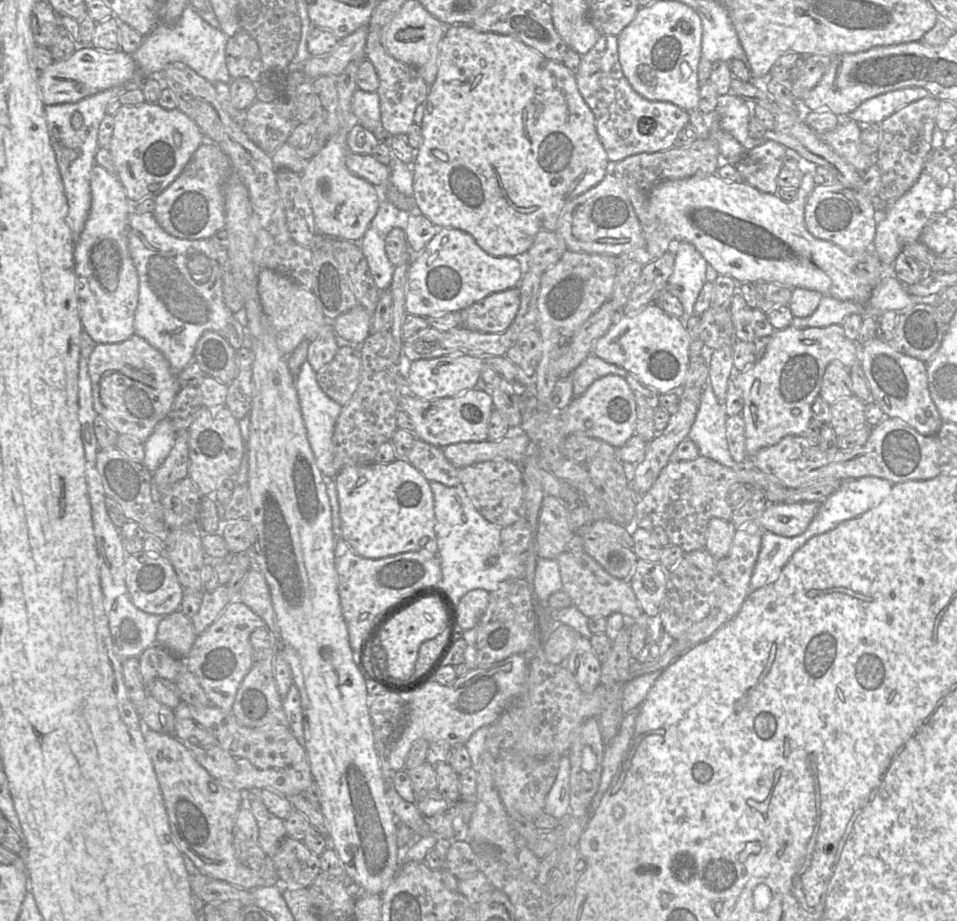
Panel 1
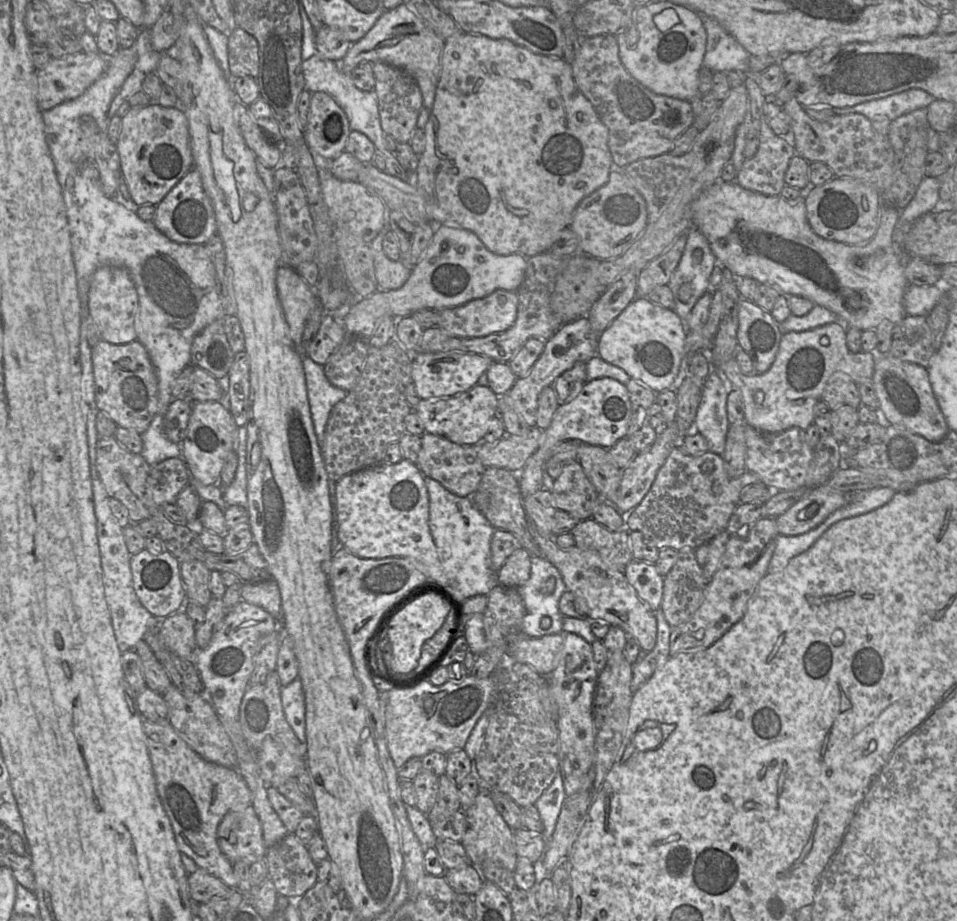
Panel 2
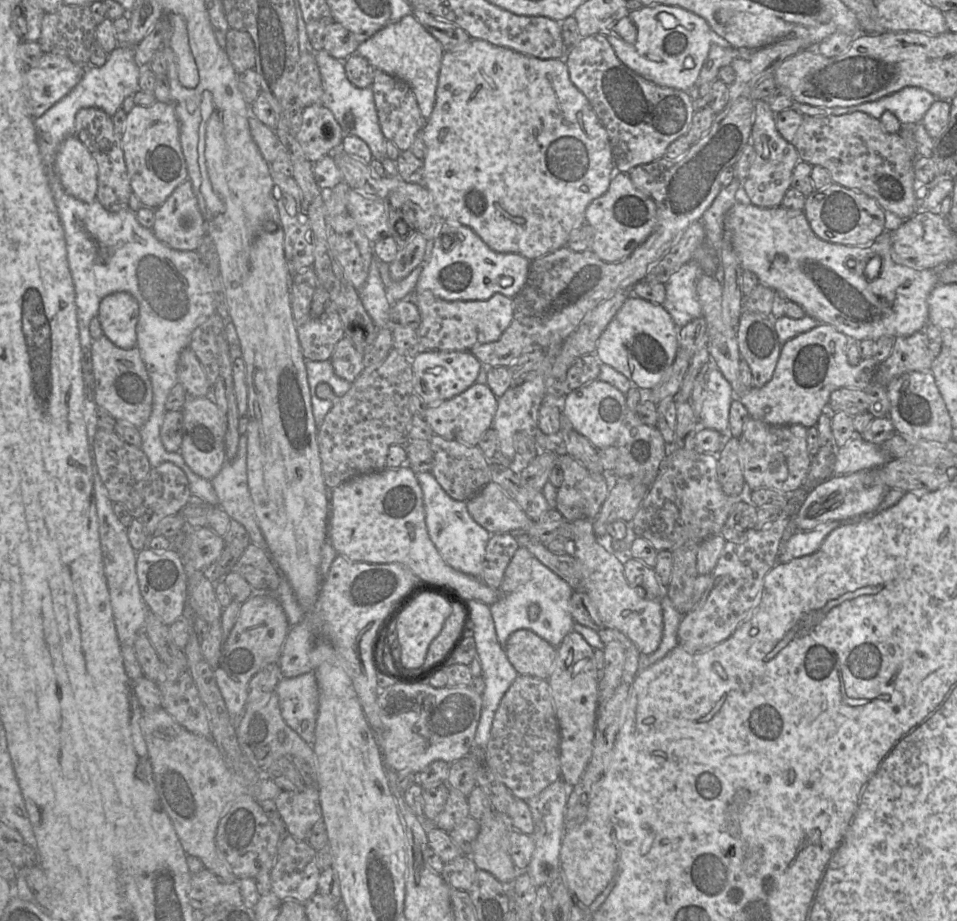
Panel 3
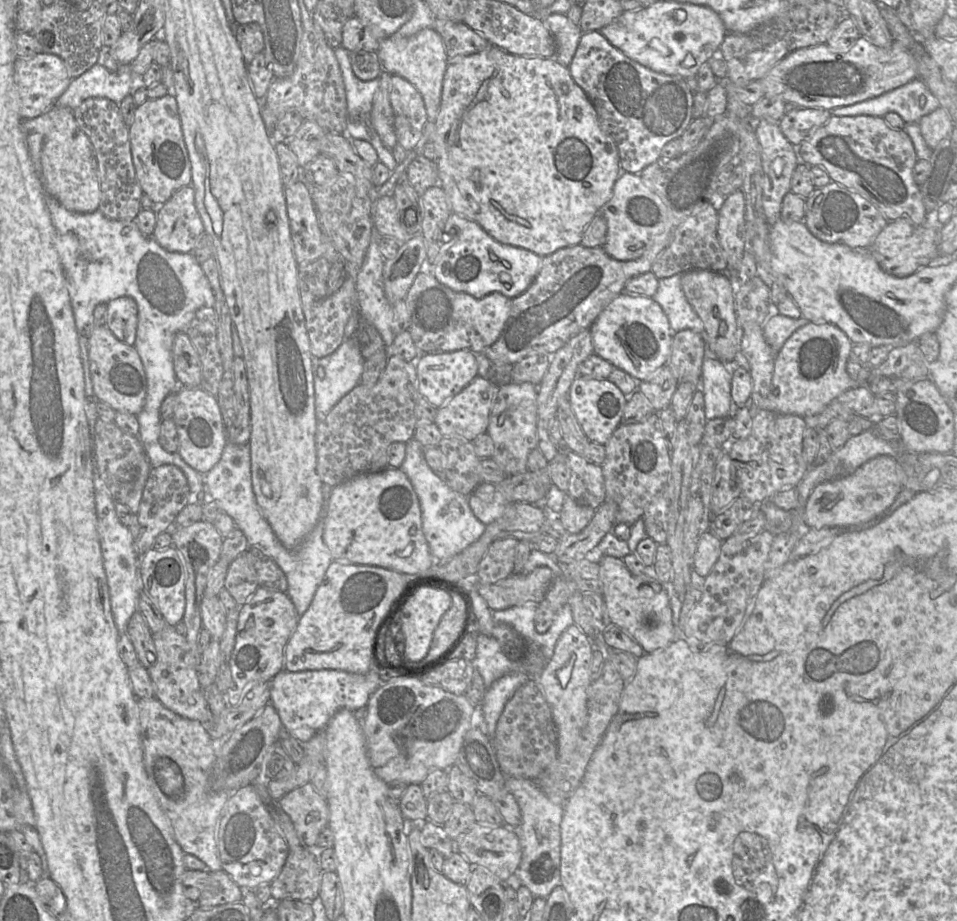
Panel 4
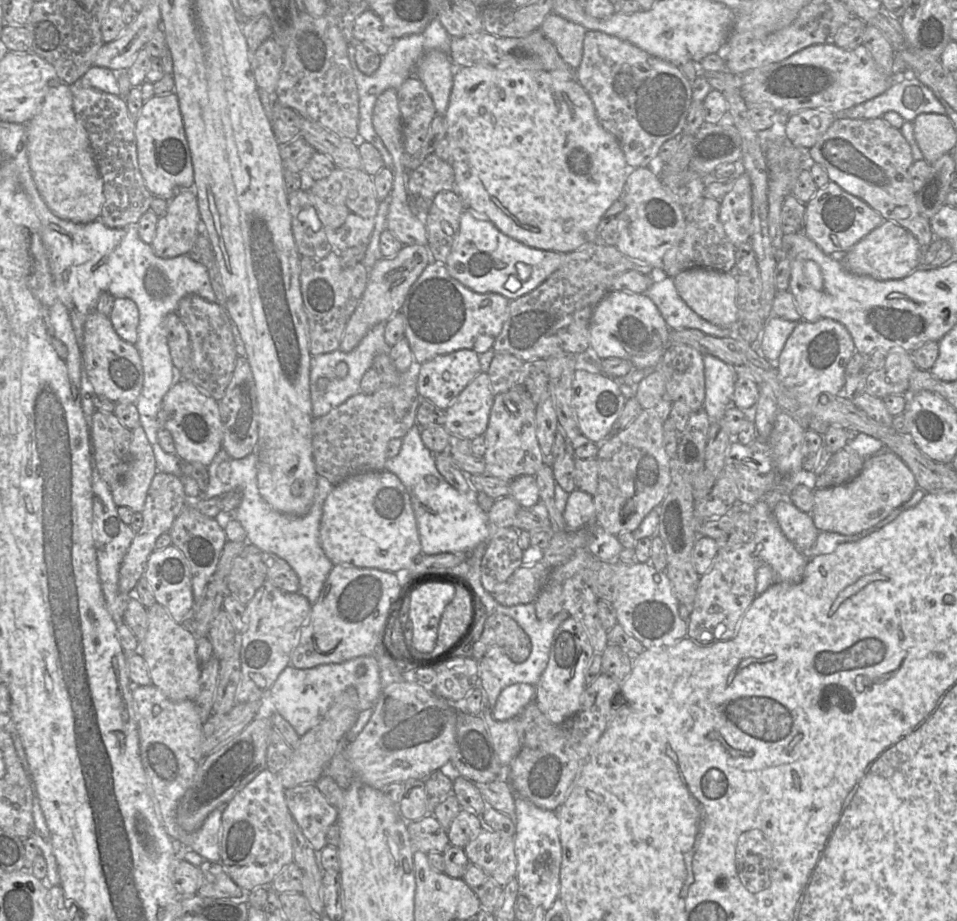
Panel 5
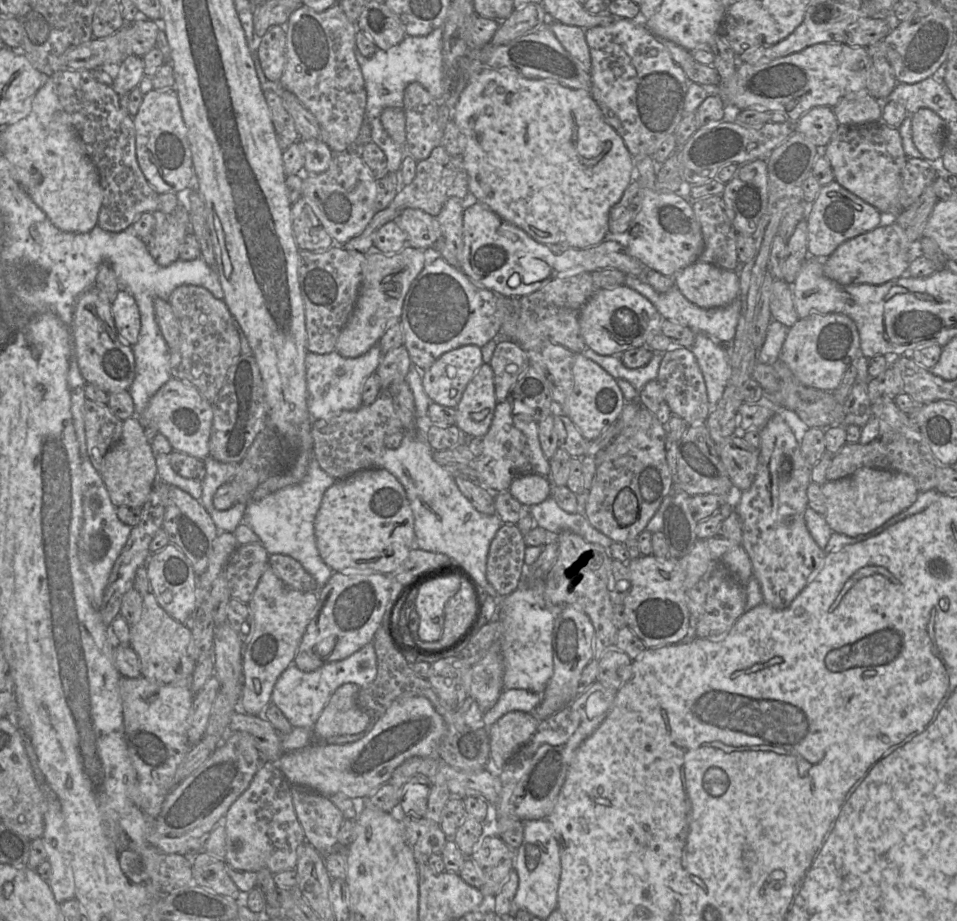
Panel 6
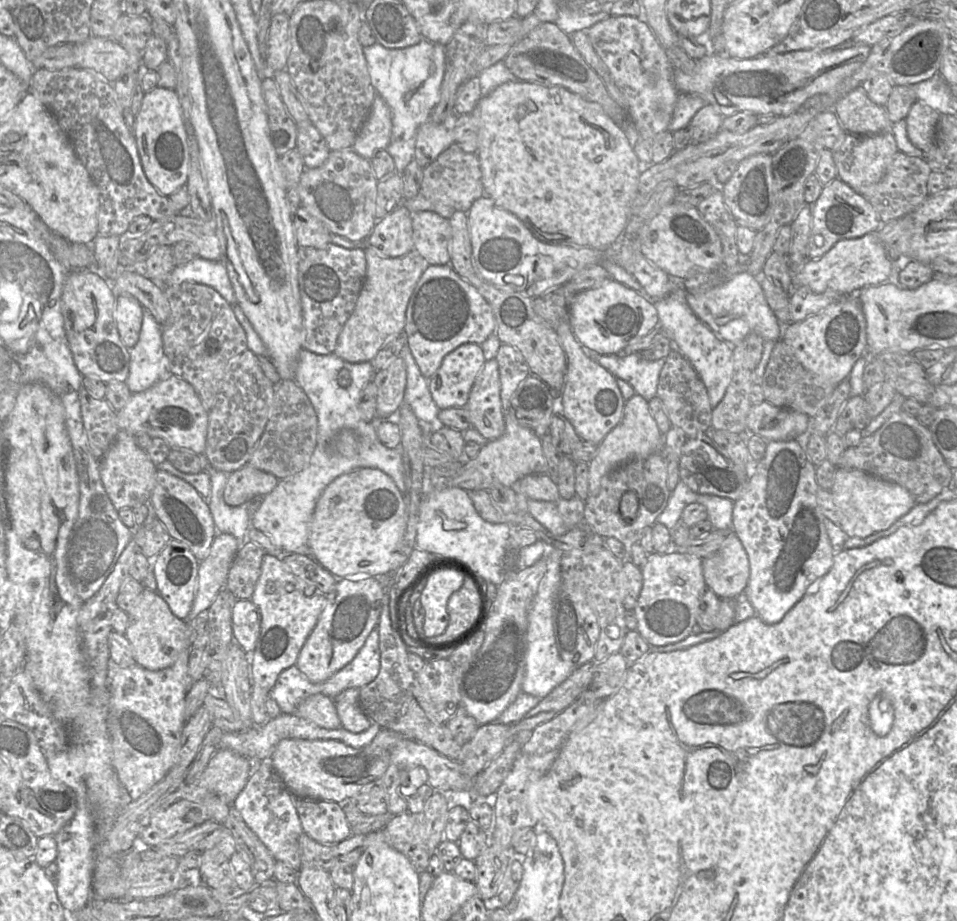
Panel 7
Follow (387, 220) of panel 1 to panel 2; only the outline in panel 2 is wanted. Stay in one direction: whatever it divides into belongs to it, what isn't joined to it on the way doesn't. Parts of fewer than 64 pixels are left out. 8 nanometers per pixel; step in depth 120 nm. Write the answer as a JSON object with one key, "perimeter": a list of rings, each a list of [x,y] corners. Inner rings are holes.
{"perimeter":[[[384,225],[383,230],[370,243],[373,252],[375,275],[380,290],[395,290],[401,288],[409,279],[413,267],[406,267],[401,261],[393,261],[383,251],[383,239],[389,225]]]}

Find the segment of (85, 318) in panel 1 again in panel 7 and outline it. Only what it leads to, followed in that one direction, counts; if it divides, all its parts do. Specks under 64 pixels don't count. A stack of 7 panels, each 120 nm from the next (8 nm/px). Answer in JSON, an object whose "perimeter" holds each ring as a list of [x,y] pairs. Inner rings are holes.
{"perimeter":[[[116,294],[113,318],[120,339],[127,348],[133,347],[139,338],[144,308],[134,297]]]}

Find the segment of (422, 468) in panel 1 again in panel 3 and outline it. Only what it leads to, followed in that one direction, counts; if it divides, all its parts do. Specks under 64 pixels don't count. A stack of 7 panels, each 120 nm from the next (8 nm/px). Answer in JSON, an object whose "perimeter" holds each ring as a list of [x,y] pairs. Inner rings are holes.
{"perimeter":[[[434,434],[429,442],[433,451],[431,473],[451,498],[458,501],[467,501],[491,481],[491,462],[477,445],[466,445],[437,434]]]}

